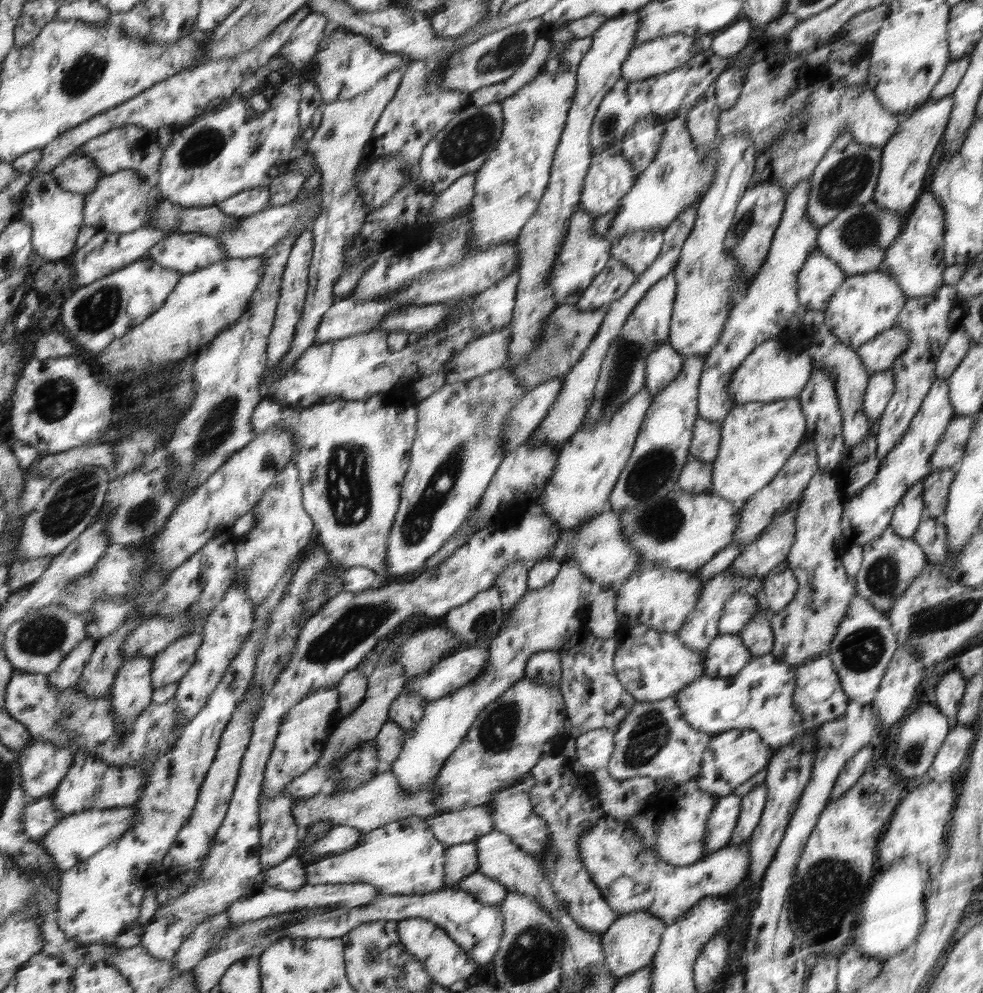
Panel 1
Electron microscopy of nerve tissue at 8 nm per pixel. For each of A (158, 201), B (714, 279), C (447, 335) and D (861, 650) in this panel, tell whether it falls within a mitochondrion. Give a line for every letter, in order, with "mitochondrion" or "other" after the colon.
A: other
B: mitochondrion
C: mitochondrion
D: mitochondrion

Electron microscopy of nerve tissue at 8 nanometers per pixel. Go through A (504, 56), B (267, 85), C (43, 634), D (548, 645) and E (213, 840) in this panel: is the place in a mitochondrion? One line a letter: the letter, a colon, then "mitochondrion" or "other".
A: mitochondrion
B: other
C: mitochondrion
D: other
E: other

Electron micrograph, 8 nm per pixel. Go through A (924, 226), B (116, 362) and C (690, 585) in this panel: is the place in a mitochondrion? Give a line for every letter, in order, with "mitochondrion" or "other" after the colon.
A: other
B: other
C: other

